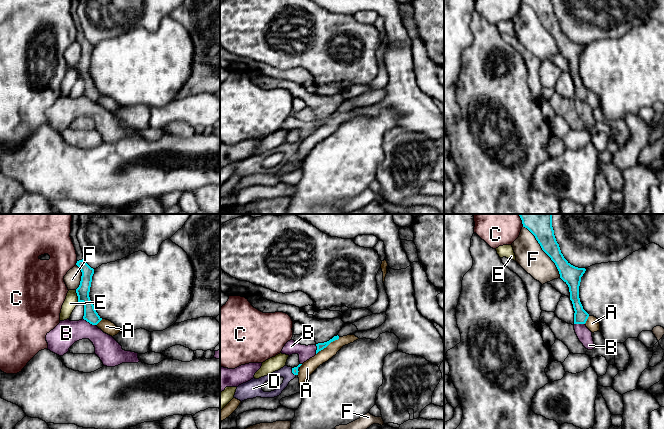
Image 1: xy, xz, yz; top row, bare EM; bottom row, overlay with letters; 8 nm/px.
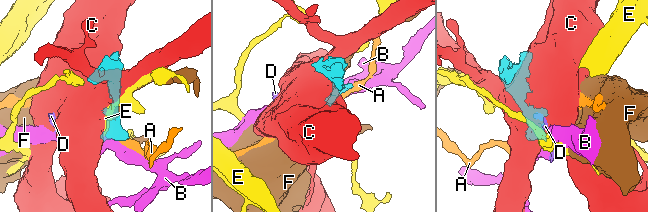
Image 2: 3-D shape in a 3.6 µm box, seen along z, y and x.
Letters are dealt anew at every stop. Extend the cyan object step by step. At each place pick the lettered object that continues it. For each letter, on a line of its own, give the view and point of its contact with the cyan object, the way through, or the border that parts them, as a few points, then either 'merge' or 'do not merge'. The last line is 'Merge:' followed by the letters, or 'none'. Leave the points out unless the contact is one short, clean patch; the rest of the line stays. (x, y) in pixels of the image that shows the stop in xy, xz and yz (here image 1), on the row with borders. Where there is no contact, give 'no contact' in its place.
A: xz (327, 345) | along xz (339, 337), (331, 341), (316, 354) | do not merge
B: xy (89, 322) | along xy (83, 318), (95, 325) | do not merge
C: xy (76, 263) | do not merge
D: xz (292, 372) | across xz (295, 371), (292, 372), (286, 372) | merge
E: xy (78, 296) | along xy (75, 290), (78, 301) | do not merge
F: yz (543, 250) | do not merge
Merge: D

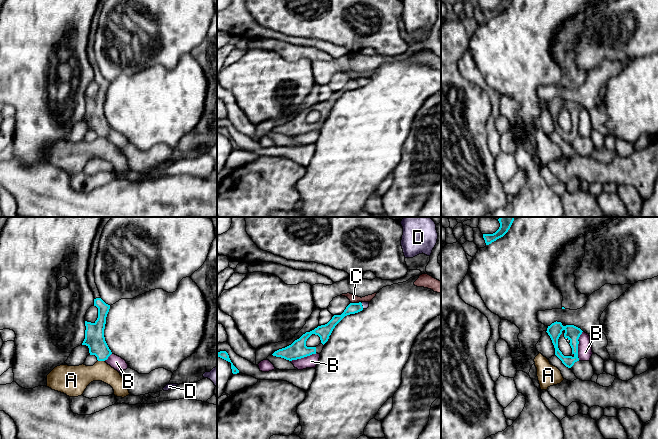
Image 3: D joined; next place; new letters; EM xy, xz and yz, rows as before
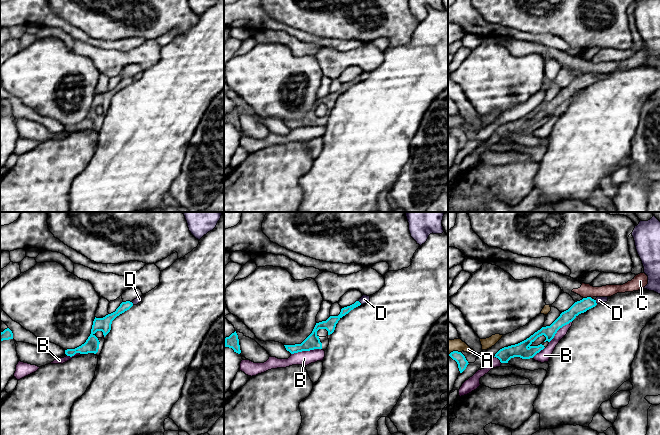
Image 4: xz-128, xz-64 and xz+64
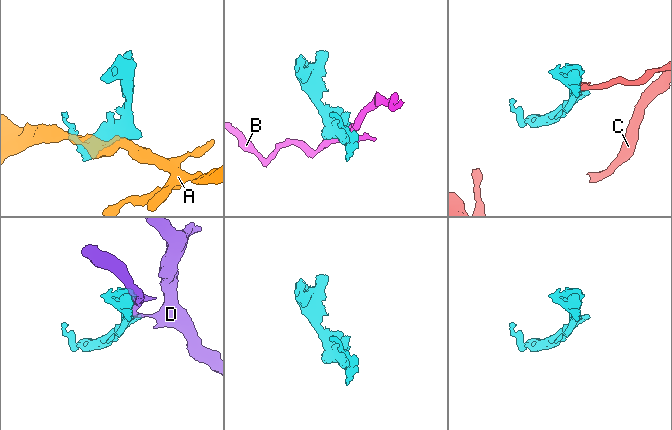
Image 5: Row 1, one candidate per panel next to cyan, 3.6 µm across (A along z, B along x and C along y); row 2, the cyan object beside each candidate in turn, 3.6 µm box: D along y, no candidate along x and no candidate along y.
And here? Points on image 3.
A: xy (101, 360) | do not merge
B: yz (577, 346) | along yz (582, 331), (578, 339), (578, 360) | do not merge
C: xz (355, 303) | do not merge
D: xz (361, 305) | merge
Merge: D

